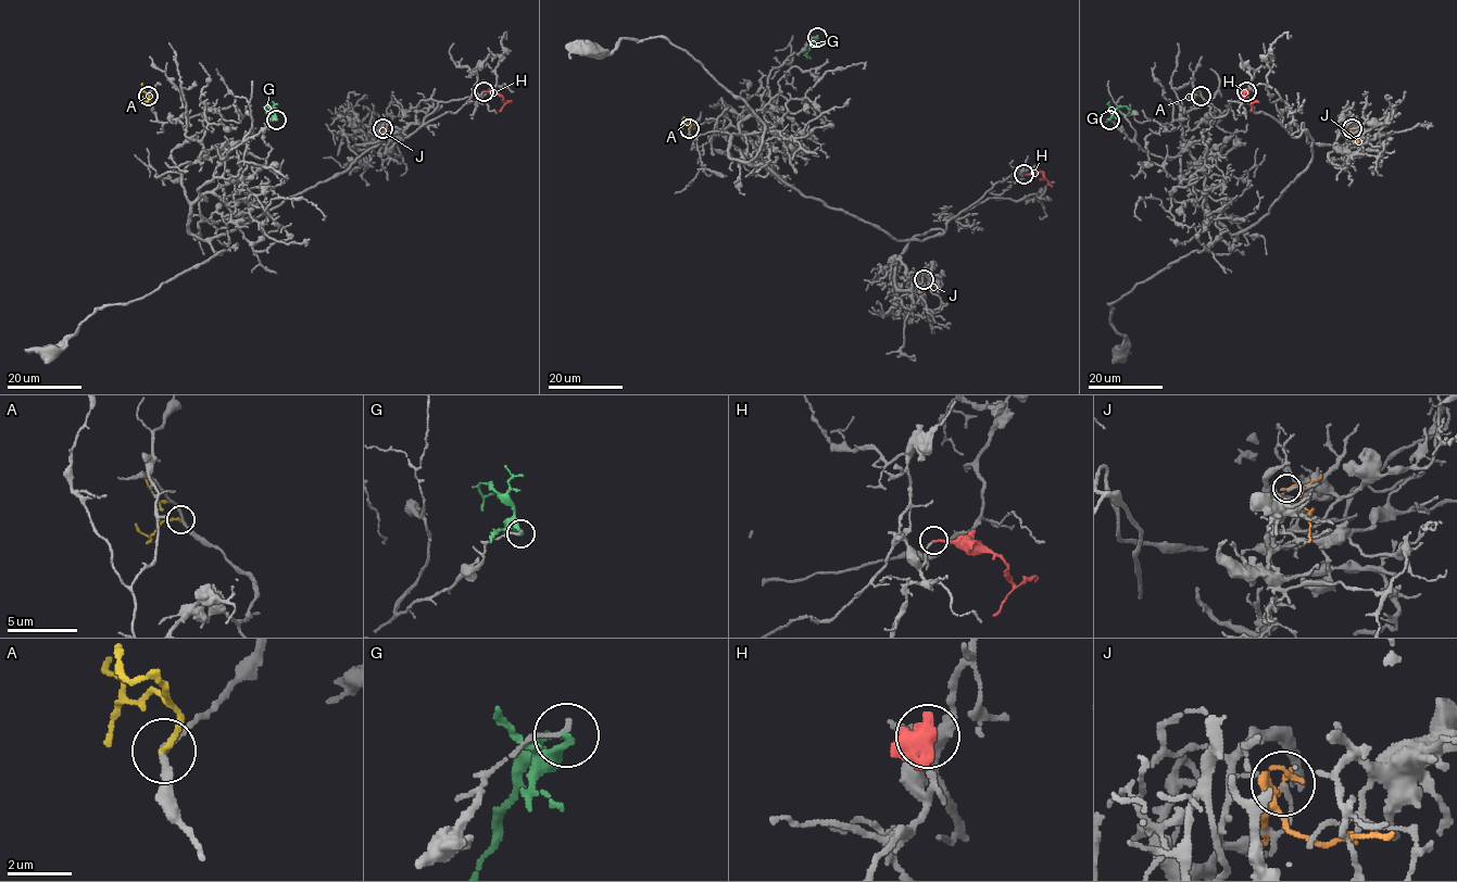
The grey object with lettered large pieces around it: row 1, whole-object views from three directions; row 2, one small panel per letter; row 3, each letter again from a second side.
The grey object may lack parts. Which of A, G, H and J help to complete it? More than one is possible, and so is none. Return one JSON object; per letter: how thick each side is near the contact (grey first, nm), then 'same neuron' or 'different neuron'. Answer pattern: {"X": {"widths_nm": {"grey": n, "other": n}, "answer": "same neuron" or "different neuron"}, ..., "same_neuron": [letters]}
{"A": {"widths_nm": {"grey": 200, "other": 180}, "answer": "different neuron"}, "G": {"widths_nm": {"grey": 160, "other": 240}, "answer": "different neuron"}, "H": {"widths_nm": {"grey": 150, "other": 170}, "answer": "same neuron"}, "J": {"widths_nm": {"grey": 150, "other": 140}, "answer": "different neuron"}, "same_neuron": ["H"]}

